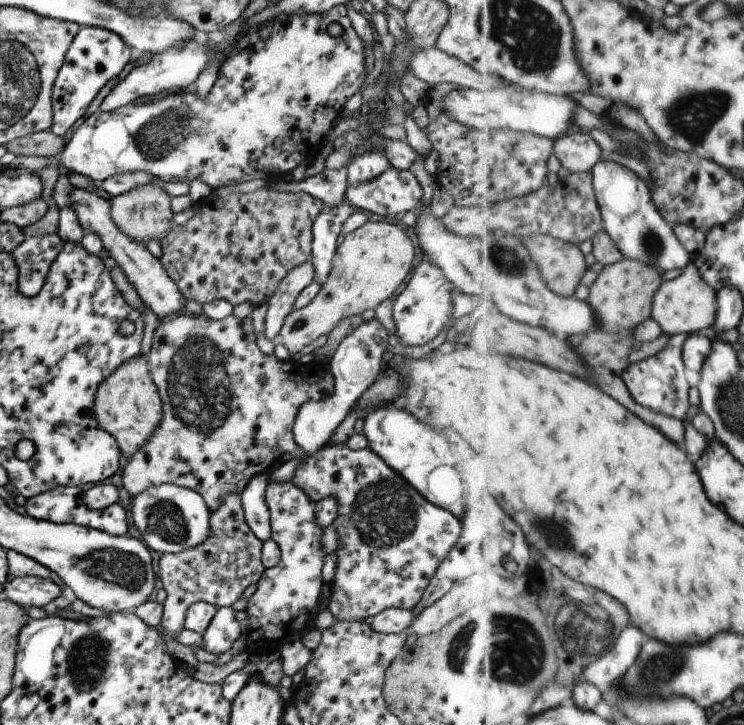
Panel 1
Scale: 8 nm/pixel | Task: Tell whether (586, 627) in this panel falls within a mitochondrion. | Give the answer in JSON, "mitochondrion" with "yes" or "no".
{"mitochondrion":"yes"}

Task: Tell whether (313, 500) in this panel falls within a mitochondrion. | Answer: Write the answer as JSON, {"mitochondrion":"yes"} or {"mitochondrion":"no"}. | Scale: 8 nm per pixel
{"mitochondrion":"no"}

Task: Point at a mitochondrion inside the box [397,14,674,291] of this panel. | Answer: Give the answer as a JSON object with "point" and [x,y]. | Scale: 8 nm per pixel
{"point":[507,259]}

